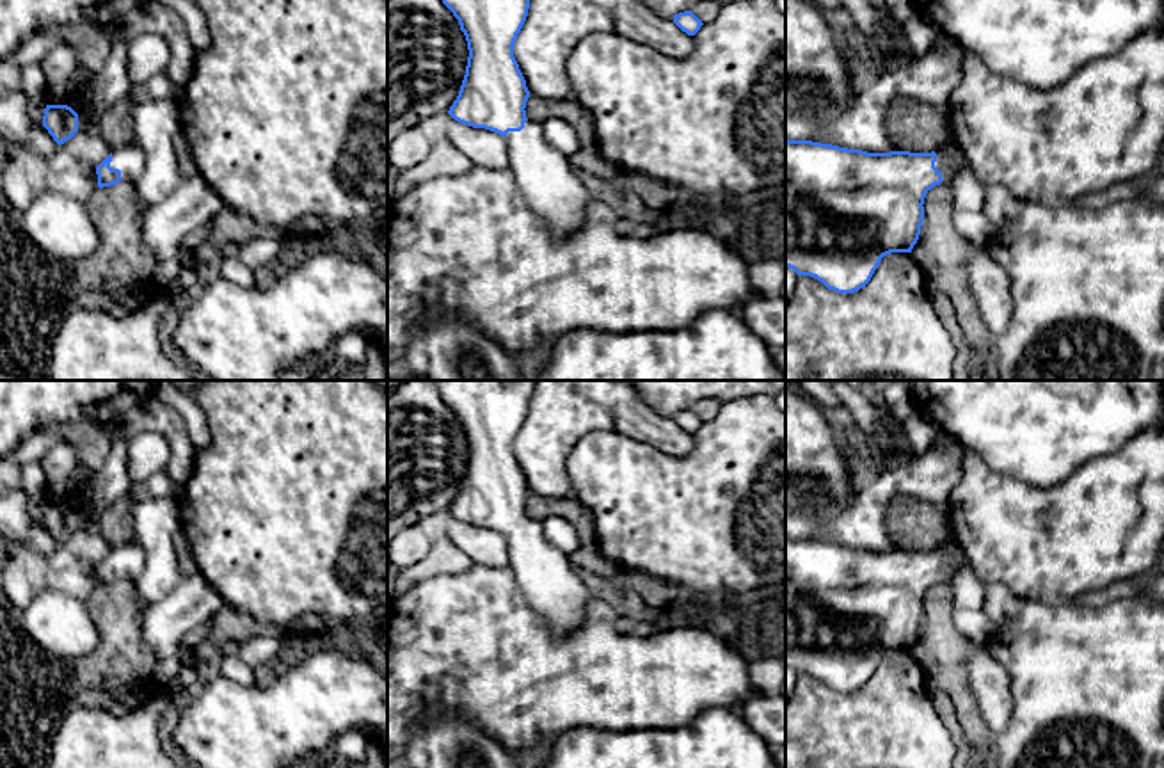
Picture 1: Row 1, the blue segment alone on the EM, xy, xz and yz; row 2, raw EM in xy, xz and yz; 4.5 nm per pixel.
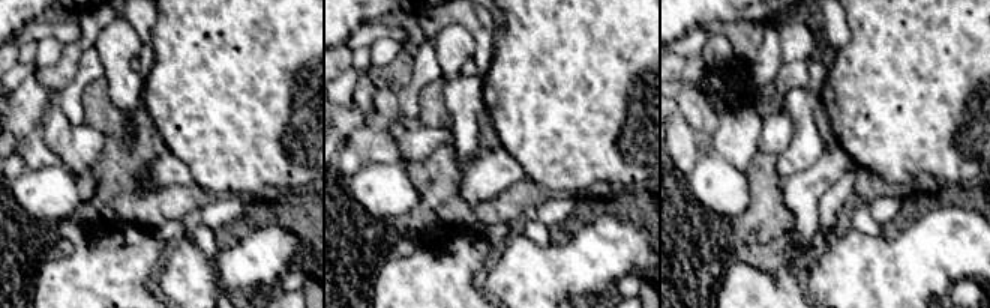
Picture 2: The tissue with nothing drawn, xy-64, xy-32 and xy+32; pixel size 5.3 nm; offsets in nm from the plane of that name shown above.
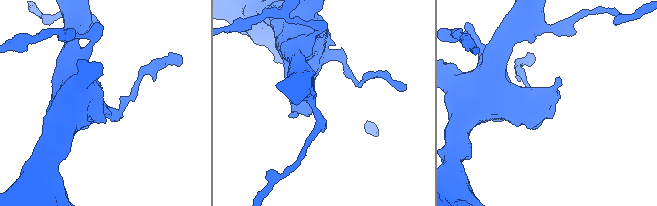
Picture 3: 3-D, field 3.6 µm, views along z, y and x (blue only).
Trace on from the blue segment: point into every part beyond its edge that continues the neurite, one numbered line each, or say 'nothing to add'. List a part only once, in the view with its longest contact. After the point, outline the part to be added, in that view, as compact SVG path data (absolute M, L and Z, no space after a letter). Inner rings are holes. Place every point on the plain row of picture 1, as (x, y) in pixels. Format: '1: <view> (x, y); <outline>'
1: xy (130, 559); M133 540L130 544L112 548L110 565L121 569L121 580L137 580L146 569L142 546Z

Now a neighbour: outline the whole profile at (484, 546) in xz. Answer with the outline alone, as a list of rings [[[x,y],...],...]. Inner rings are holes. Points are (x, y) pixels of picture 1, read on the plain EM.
[[[448,510],[437,516],[435,528],[460,548],[474,564],[508,567],[510,551],[503,533],[485,526],[462,523]]]

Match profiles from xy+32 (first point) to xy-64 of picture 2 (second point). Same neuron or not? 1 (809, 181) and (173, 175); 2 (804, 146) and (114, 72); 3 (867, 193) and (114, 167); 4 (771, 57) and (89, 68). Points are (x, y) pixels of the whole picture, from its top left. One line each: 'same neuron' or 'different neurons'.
1: same neuron
2: same neuron
3: same neuron
4: same neuron

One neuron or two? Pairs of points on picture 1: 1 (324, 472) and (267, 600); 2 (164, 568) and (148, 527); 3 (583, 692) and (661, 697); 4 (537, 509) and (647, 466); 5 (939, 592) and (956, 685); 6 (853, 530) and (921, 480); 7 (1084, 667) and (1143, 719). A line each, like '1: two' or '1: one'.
1: one
2: one
3: one
4: two
5: one
6: one
7: one

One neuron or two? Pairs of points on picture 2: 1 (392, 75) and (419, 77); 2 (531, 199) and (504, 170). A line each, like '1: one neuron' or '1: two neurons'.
1: two neurons
2: two neurons

